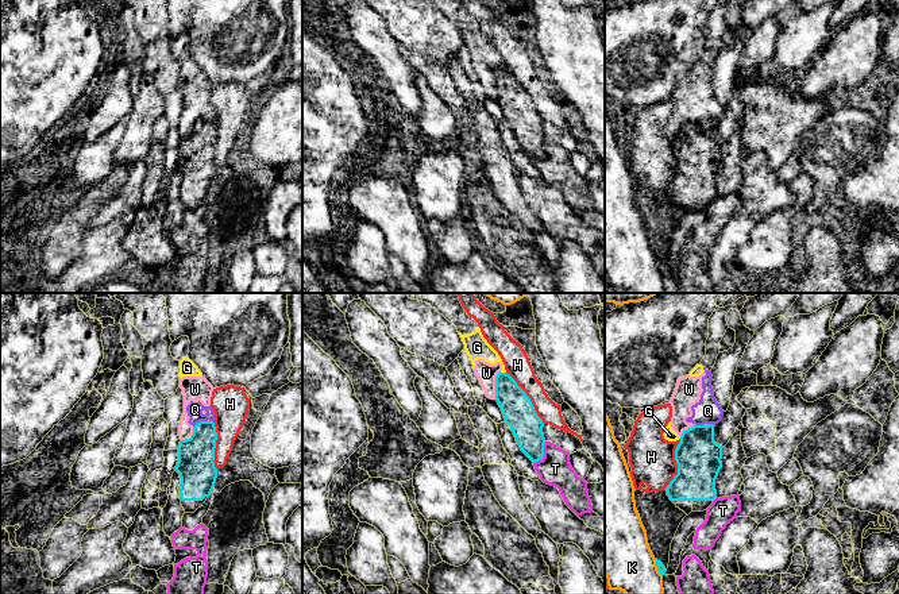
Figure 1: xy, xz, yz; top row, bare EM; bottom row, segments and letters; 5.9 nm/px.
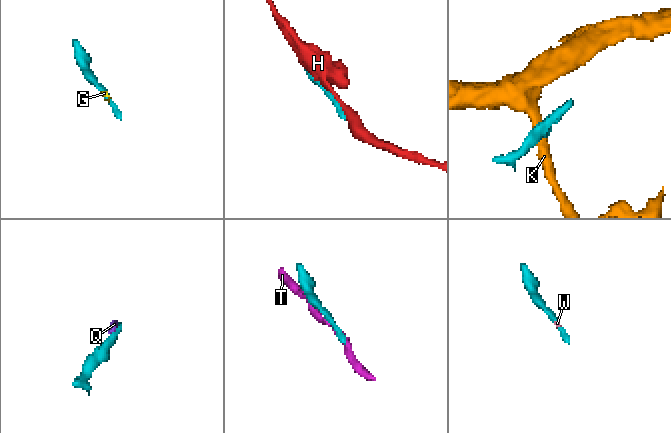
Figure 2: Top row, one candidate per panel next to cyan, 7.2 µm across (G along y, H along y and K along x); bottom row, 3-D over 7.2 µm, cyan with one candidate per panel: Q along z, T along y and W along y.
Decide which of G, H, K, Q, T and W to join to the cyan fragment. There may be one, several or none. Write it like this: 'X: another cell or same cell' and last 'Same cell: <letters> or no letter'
G: another cell
H: another cell
K: another cell
Q: another cell
T: another cell
W: another cell
Same cell: no letter

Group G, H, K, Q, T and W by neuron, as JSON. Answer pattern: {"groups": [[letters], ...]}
{"groups": [["G", "Q", "W"], ["H"], ["K"], ["T"]]}

